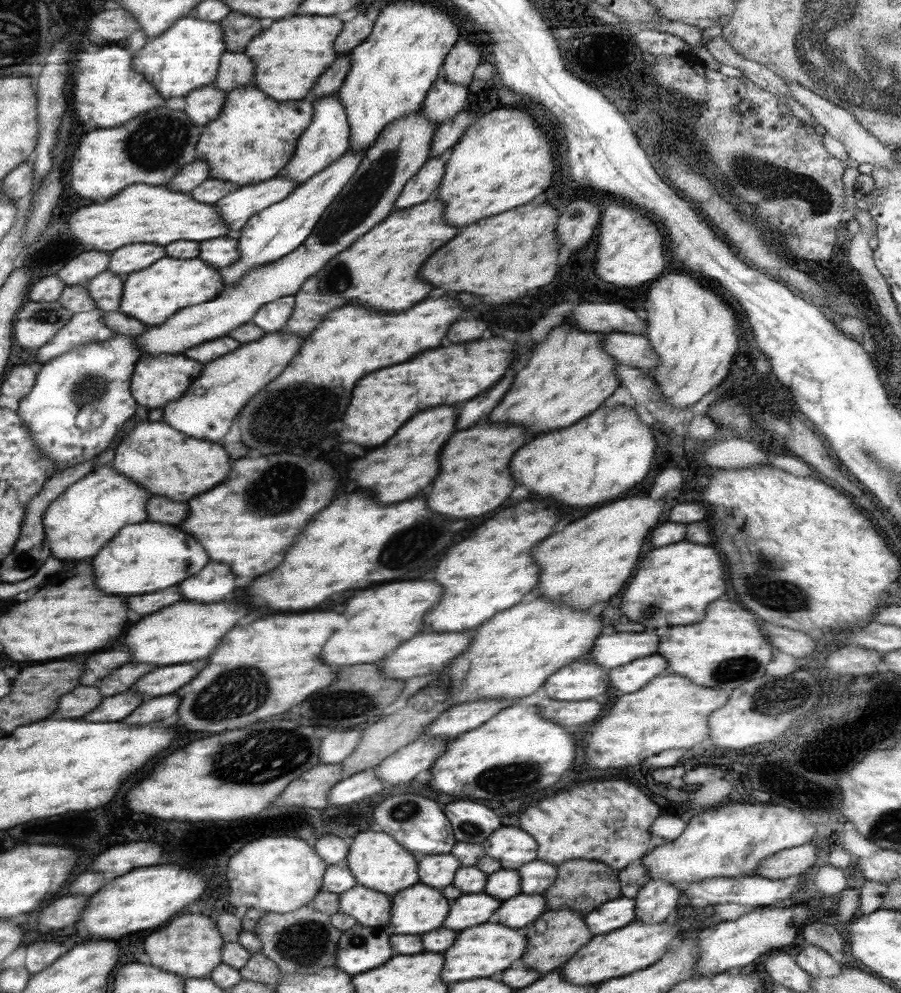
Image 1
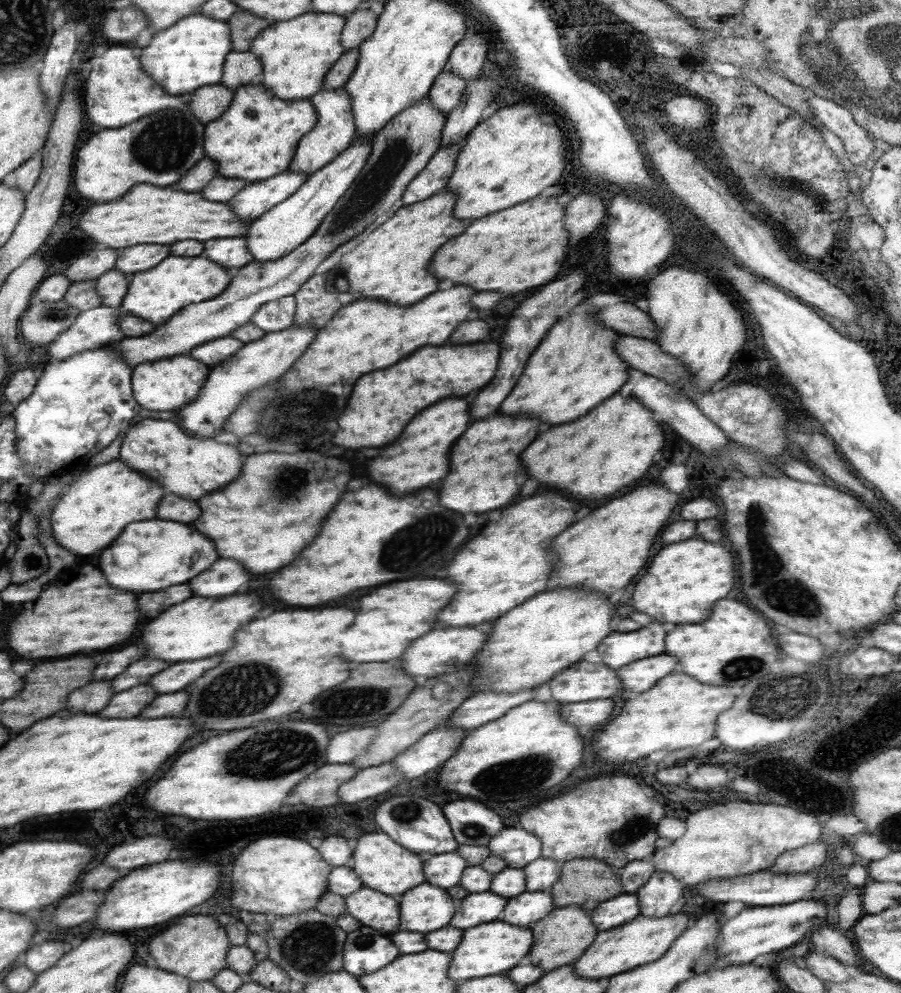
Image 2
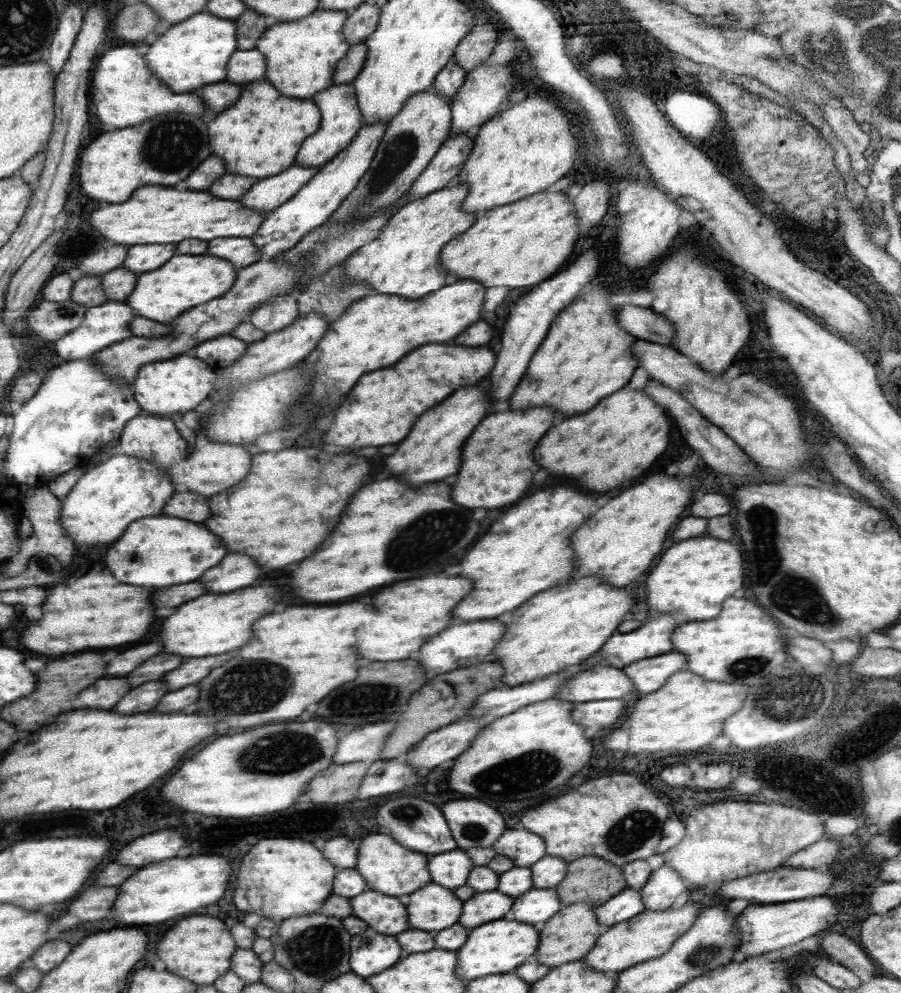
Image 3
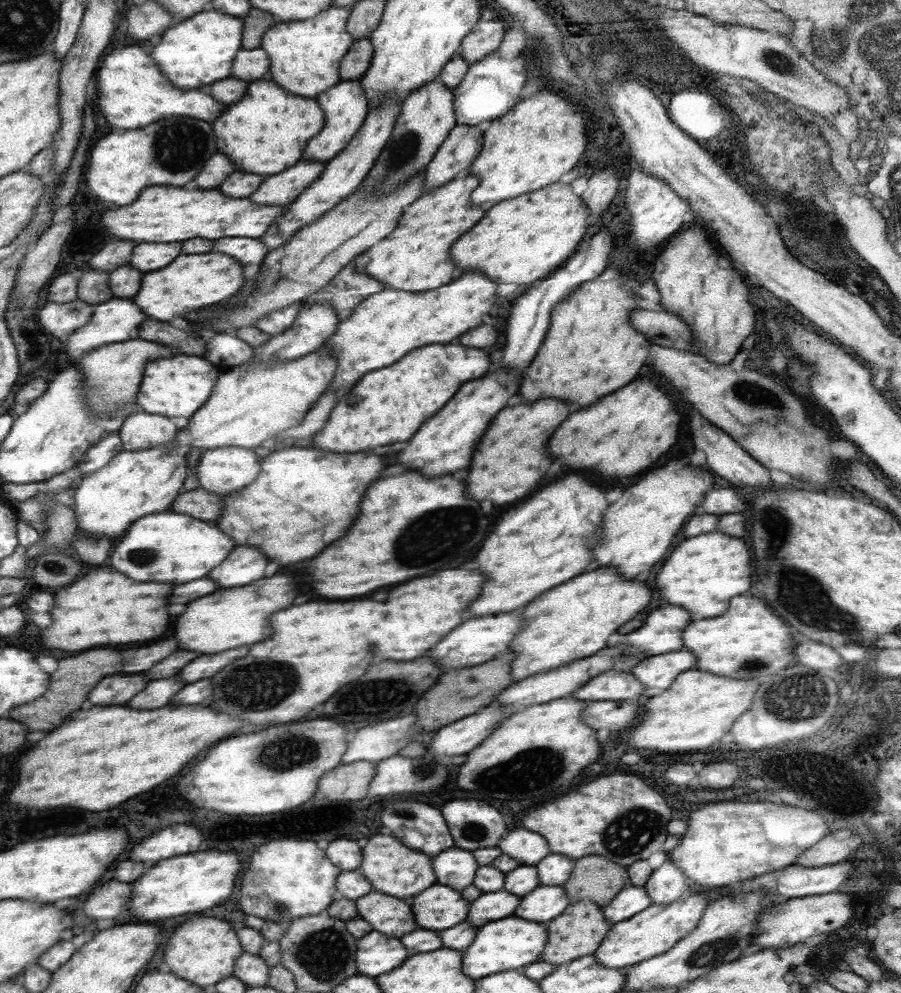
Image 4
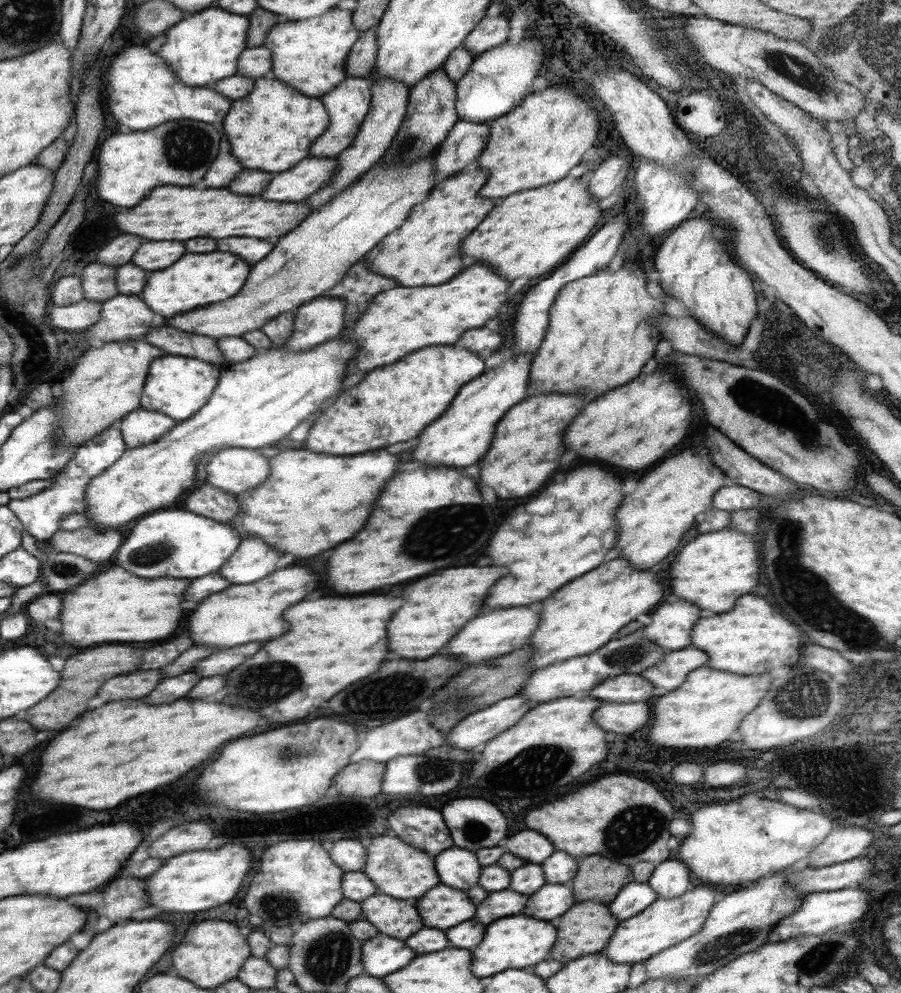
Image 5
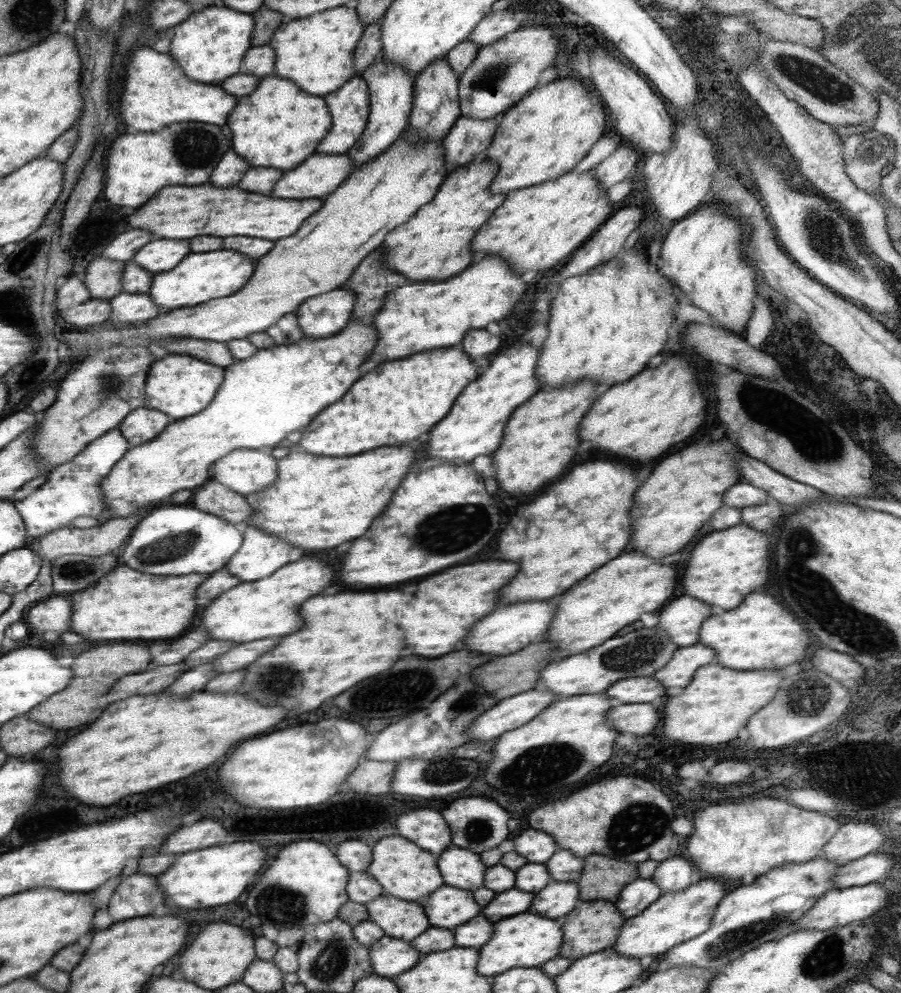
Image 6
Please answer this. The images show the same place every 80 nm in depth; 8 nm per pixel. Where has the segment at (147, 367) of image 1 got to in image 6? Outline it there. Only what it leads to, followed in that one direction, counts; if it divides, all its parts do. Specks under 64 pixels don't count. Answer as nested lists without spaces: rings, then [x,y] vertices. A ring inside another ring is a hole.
[[[170,354],[154,362],[154,368],[150,368],[148,380],[146,380],[146,404],[144,406],[158,408],[160,412],[166,412],[168,416],[174,417],[176,421],[197,415],[212,403],[212,398],[216,396],[224,380],[222,376],[224,376],[224,368],[220,366],[208,364],[198,358],[190,358],[190,356]]]

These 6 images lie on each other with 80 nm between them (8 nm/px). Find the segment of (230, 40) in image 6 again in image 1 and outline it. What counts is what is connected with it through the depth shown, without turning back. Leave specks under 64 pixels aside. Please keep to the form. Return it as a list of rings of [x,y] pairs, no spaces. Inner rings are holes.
[[[188,16],[178,19],[168,31],[147,39],[146,46],[136,52],[138,64],[135,69],[146,78],[154,80],[162,88],[162,96],[186,96],[189,92],[214,84],[220,64],[220,54],[226,52],[224,34],[220,24],[200,17]]]

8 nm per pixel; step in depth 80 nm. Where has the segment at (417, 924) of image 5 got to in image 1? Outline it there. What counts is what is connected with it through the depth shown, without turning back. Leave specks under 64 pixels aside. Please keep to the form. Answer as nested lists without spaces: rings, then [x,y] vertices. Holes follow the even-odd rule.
[[[357,884],[339,894],[339,912],[352,916],[364,926],[384,926],[390,922],[390,902],[390,896]]]

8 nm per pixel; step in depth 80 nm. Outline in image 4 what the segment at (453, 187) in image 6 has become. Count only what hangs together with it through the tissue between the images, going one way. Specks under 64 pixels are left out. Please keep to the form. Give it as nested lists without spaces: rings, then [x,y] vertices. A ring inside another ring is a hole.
[[[476,175],[466,178],[459,176],[450,182],[450,186],[444,184],[422,194],[414,204],[410,204],[410,208],[404,210],[404,214],[398,218],[396,230],[390,236],[355,258],[352,264],[356,270],[365,272],[394,290],[422,292],[450,284],[456,270],[454,262],[448,258],[450,246],[484,216],[484,210],[470,202],[470,194],[478,182],[480,180]]]

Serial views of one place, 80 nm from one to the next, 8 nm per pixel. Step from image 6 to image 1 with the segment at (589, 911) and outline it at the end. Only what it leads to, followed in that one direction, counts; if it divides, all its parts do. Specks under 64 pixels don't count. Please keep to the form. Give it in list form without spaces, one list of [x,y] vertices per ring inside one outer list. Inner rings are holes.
[[[570,909],[546,910],[538,920],[530,922],[530,926],[526,928],[528,948],[522,958],[524,958],[526,966],[534,968],[540,974],[546,974],[546,972],[560,968],[567,960],[570,960],[592,940],[593,935],[586,924],[585,917],[579,912]]]

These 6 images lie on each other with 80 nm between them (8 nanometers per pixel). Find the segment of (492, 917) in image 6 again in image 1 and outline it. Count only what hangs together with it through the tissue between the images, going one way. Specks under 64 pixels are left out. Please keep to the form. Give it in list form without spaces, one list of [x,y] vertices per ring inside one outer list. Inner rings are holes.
[[[464,894],[452,906],[446,918],[446,928],[464,930],[470,926],[478,926],[490,922],[502,902],[488,894]]]

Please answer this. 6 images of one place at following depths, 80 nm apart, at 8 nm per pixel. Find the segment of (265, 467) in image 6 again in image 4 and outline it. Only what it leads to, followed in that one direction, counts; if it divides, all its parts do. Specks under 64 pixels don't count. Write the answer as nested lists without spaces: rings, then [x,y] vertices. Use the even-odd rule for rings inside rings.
[[[215,448],[204,452],[198,465],[199,487],[230,494],[252,484],[261,474],[261,460],[246,448]]]

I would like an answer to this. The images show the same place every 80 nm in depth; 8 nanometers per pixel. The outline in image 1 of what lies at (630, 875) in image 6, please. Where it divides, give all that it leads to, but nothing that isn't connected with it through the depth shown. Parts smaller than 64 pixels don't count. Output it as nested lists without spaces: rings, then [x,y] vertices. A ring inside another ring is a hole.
[[[572,859],[556,868],[557,877],[544,892],[547,910],[570,909],[582,916],[597,909],[602,903],[622,896],[619,872],[607,864],[584,859]]]

